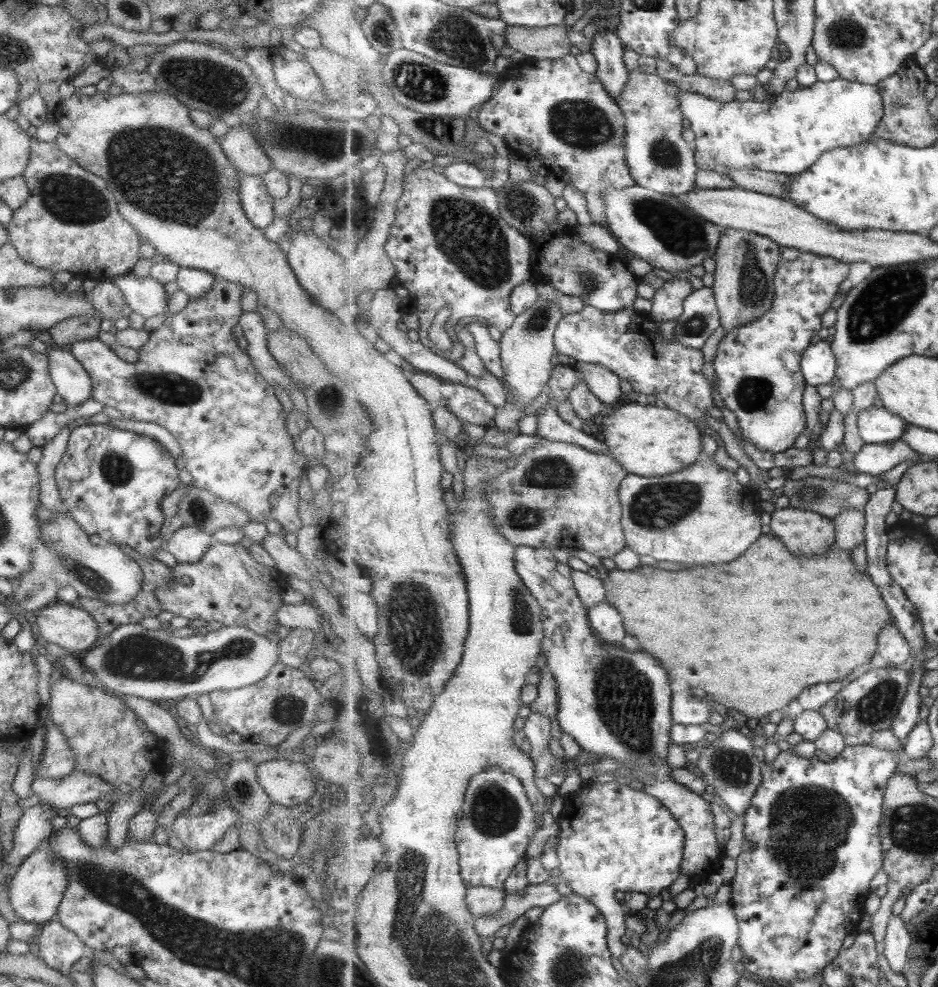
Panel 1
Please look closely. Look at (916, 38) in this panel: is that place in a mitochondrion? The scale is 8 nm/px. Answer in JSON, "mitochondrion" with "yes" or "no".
{"mitochondrion":"no"}

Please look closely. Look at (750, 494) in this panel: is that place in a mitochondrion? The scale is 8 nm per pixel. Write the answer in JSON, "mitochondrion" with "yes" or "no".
{"mitochondrion":"no"}

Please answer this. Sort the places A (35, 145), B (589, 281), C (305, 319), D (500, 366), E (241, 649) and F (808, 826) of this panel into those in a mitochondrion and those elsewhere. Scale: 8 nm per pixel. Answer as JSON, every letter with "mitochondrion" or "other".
{"A":"other","B":"mitochondrion","C":"other","D":"other","E":"mitochondrion","F":"mitochondrion"}

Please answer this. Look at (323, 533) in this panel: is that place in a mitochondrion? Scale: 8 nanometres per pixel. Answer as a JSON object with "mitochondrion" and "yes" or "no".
{"mitochondrion":"no"}

